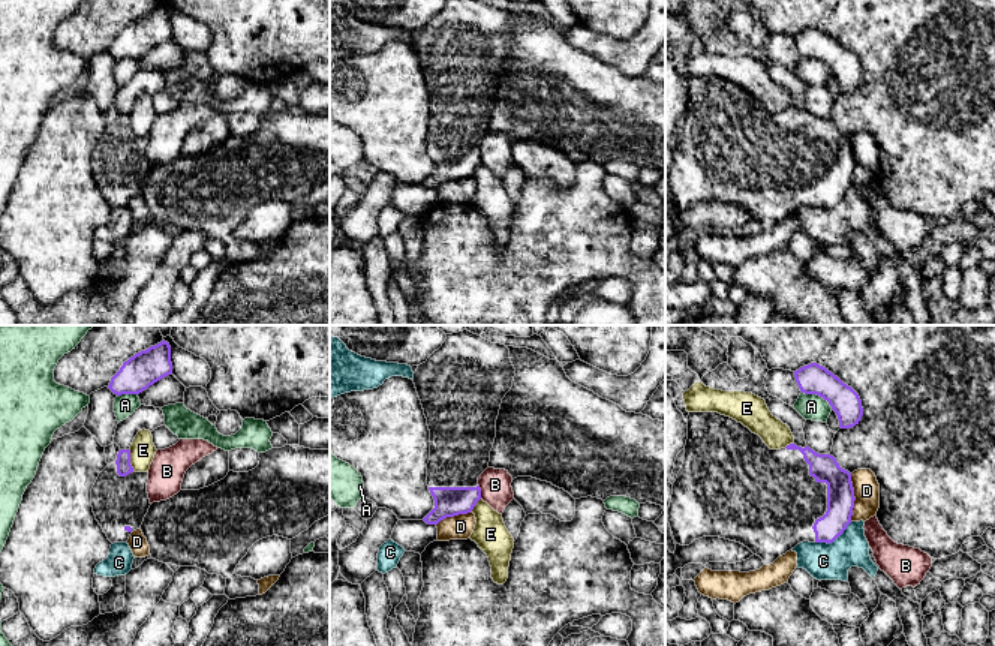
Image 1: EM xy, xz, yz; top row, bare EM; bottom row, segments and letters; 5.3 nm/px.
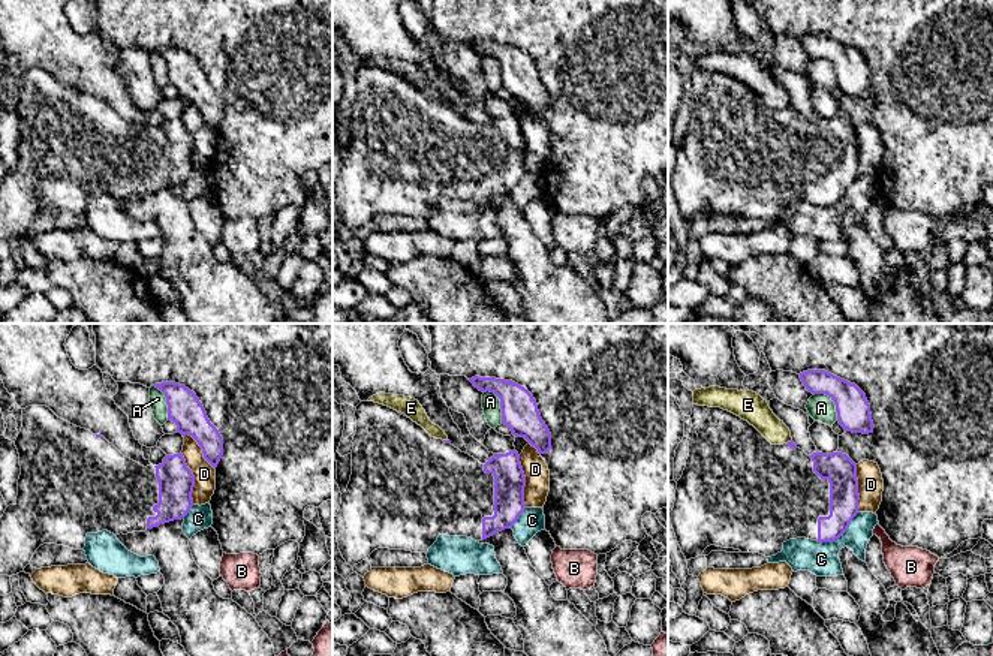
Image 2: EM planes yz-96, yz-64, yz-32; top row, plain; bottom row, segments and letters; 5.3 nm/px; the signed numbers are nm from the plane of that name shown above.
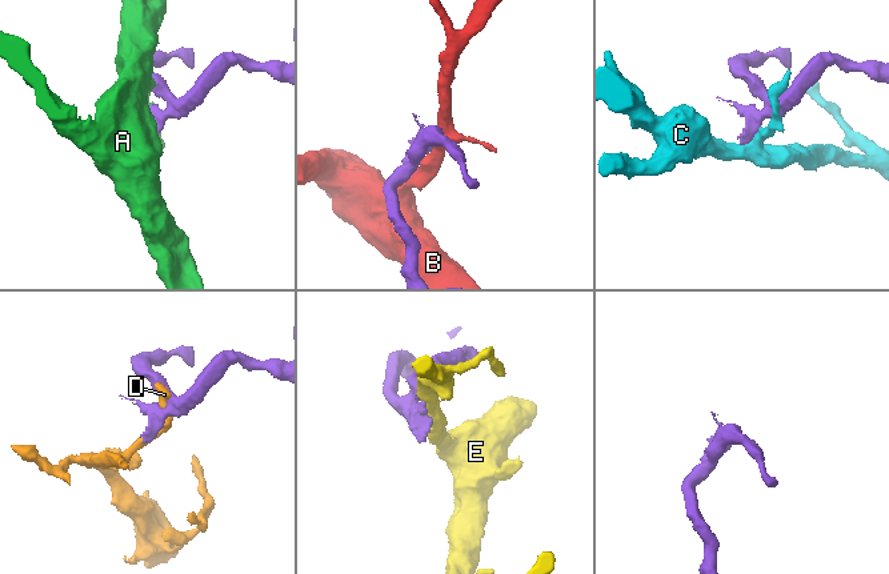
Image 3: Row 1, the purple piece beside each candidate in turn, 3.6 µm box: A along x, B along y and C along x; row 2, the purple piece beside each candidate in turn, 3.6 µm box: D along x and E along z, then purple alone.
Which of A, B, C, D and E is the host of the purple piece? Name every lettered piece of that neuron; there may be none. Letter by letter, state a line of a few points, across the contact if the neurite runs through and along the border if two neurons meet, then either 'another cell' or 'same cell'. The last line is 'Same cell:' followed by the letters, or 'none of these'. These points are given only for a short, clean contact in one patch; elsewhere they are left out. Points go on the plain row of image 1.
A: another cell
B: line xz (478, 149), (481, 162); another cell
C: line yz (851, 186), (832, 206), (815, 207); another cell
D: another cell
E: another cell
Same cell: none of these

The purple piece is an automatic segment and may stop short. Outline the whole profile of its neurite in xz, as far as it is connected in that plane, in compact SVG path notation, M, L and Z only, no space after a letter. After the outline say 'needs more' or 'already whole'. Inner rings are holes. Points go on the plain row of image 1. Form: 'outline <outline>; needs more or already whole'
outline M447 0L442 10L414 37L430 94L427 150L435 172L423 183L427 189L468 178L481 163L478 141L489 132L500 67L511 54L514 40L509 13L481 0Z; needs more

